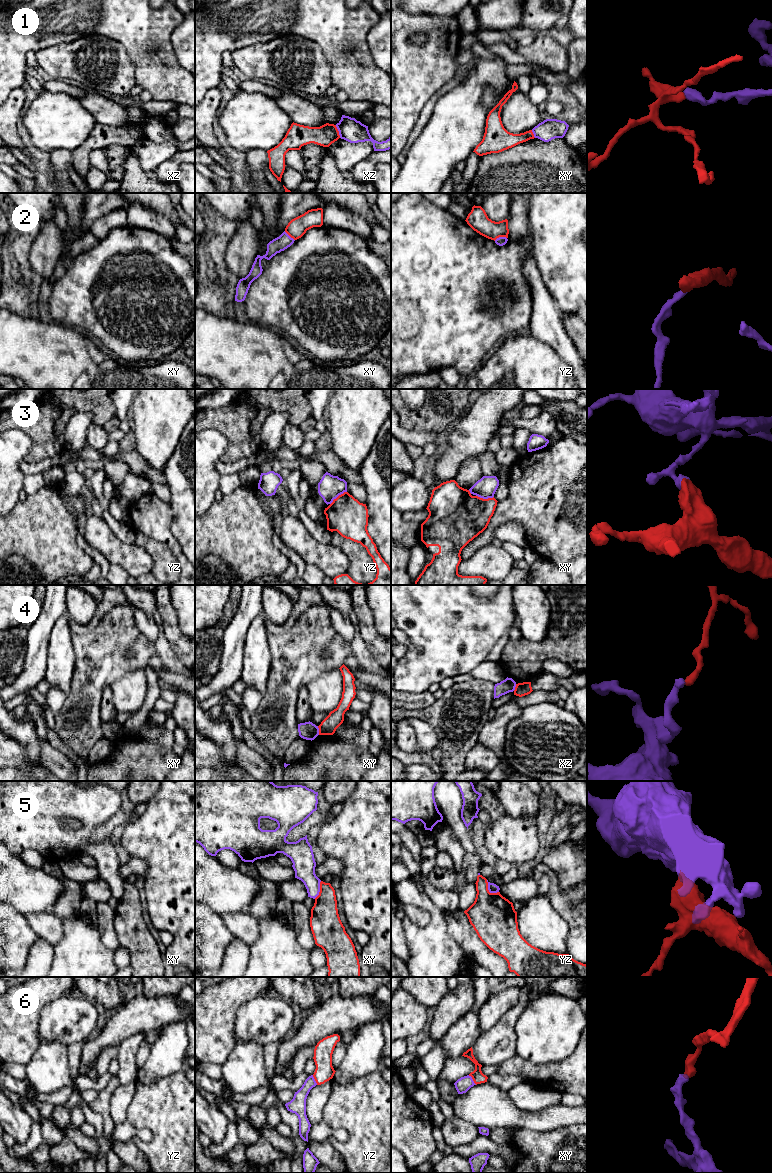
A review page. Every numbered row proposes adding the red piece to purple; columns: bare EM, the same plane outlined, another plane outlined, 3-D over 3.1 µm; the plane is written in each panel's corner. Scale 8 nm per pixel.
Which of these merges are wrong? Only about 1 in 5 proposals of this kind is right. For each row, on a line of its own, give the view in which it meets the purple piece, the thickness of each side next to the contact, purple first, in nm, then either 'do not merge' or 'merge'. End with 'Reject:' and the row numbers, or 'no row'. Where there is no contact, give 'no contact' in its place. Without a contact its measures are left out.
1: meets purple in xz; 190 nm thick on the purple side, 170 nm on the other; do not merge
2: meets purple in yz; 70 nm thick on the purple side, 170 nm on the other; do not merge
3: meets purple in yz; 190 nm thick on the purple side, 300 nm on the other; do not merge
4: meets purple in xy; 140 nm thick on the purple side, 140 nm on the other; do not merge
5: meets purple in yz; 80 nm thick on the purple side, 360 nm on the other; do not merge
6: meets purple in xy; 120 nm thick on the purple side, 100 nm on the other; do not merge
Reject: 1, 2, 3, 4, 5, 6

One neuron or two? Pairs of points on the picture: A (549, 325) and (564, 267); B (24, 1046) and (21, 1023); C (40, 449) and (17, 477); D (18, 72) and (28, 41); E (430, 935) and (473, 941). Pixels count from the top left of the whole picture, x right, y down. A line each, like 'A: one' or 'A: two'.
A: one
B: one
C: two
D: one
E: two

